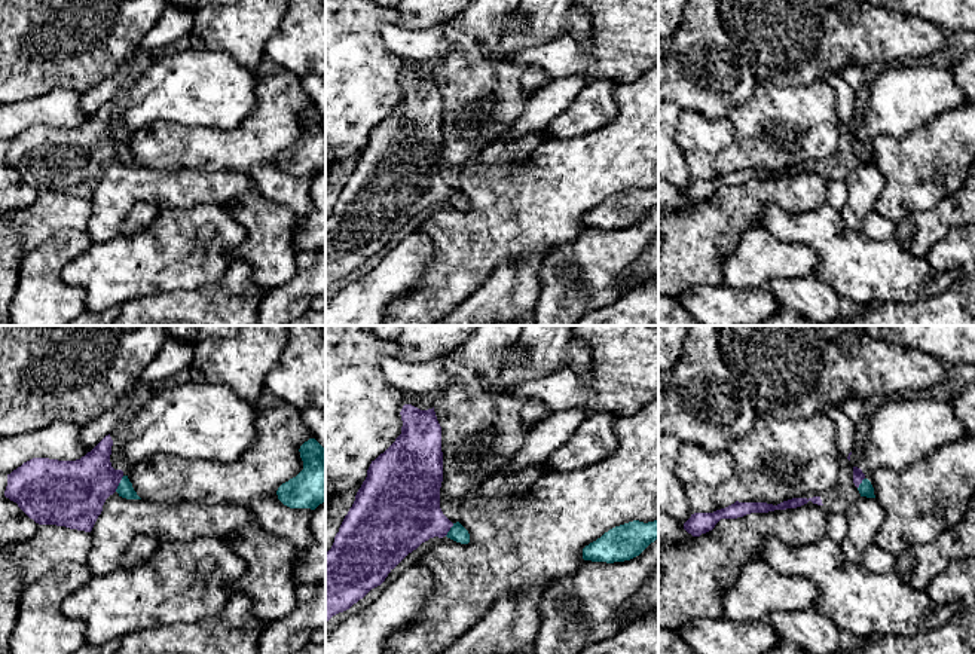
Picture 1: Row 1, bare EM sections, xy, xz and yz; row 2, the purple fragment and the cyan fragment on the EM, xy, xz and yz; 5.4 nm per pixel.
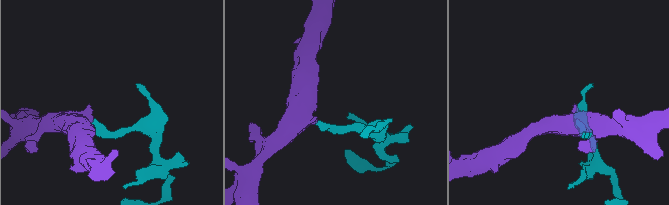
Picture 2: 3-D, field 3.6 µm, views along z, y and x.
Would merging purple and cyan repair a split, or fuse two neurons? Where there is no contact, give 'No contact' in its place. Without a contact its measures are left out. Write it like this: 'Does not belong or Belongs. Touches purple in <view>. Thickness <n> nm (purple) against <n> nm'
Belongs. Touches purple in xy. Thickness 340 nm (purple) against 90 nm

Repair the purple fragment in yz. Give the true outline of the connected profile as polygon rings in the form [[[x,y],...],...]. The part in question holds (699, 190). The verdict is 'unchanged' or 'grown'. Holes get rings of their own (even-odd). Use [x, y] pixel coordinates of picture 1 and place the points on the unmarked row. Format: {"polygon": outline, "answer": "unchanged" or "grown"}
{"polygon": [[[820,164],[813,165],[792,165],[783,168],[777,172],[767,171],[767,169],[739,169],[716,177],[713,180],[694,180],[691,184],[684,190],[684,196],[691,201],[693,204],[700,204],[715,195],[715,192],[721,186],[737,186],[743,184],[751,180],[768,180],[774,177],[786,177],[786,175],[797,175],[812,168],[813,171],[823,172]]], "answer": "unchanged"}

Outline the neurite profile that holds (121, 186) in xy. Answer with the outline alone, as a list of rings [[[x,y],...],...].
[[[110,162],[91,198],[86,230],[94,244],[111,239],[135,201],[149,201],[159,208],[224,205],[251,187],[254,183],[248,175],[233,171],[166,172]]]

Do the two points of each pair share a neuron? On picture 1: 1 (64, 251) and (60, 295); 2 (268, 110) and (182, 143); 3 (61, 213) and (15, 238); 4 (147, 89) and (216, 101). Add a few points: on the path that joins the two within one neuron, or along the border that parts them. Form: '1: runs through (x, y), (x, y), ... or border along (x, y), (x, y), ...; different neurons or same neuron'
1: runs through (54, 262), (54, 284); same neuron
2: runs through (247, 133), (237, 143), (204, 143); same neuron
3: runs through (49, 214), (27, 229); same neuron
4: runs through (164, 89), (199, 89); same neuron

